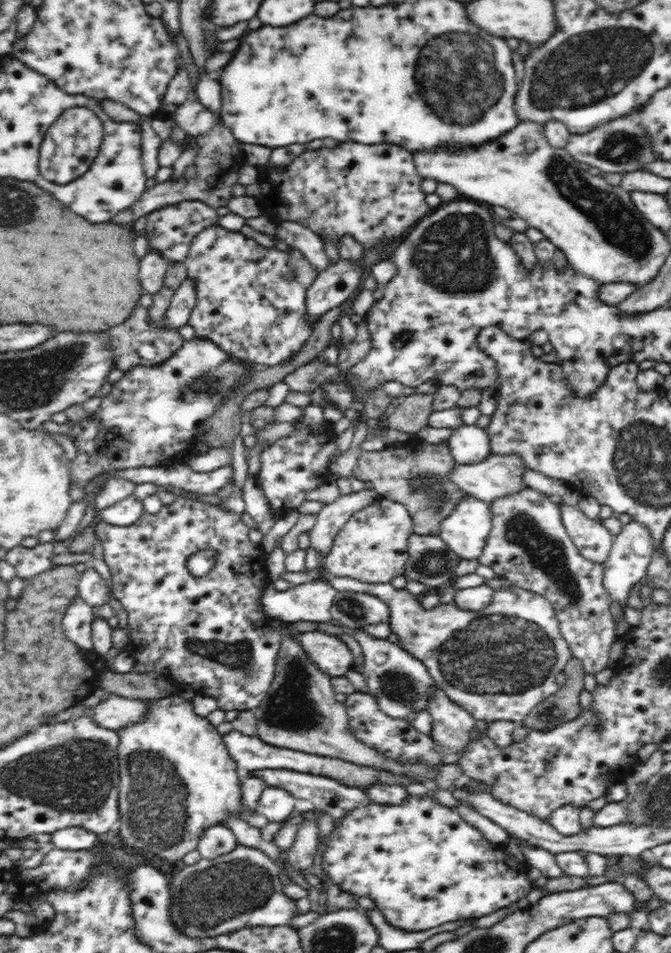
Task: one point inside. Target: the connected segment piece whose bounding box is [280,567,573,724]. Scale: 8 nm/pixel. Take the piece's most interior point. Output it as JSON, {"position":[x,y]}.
{"position":[498,663]}

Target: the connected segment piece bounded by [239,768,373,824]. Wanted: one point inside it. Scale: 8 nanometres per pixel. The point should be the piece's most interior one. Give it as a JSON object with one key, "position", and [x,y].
{"position":[327,795]}

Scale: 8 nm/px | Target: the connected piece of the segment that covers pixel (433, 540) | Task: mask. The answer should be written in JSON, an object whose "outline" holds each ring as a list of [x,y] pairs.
{"outline":[[[412,534],[405,578],[422,582],[431,589],[442,586],[454,578],[454,568],[461,559],[450,551],[439,536]]]}

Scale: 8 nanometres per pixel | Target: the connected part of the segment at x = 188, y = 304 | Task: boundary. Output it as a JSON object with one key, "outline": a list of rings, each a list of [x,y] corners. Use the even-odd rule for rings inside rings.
{"outline":[[[186,278],[171,296],[171,302],[165,312],[165,328],[177,330],[186,326],[194,305],[196,304],[195,286],[191,278]]]}

